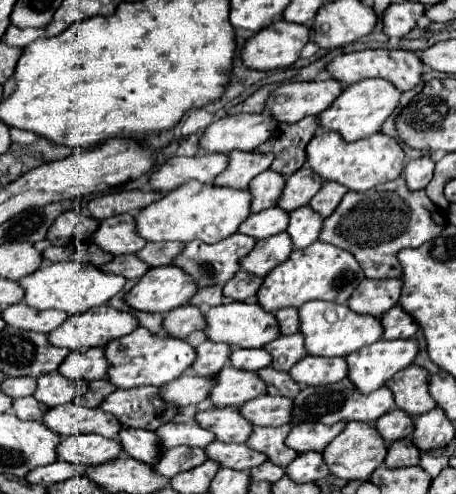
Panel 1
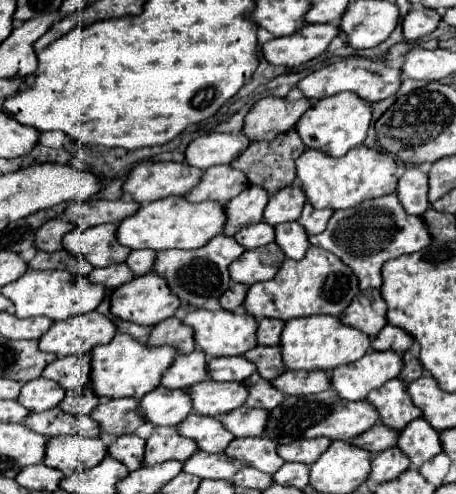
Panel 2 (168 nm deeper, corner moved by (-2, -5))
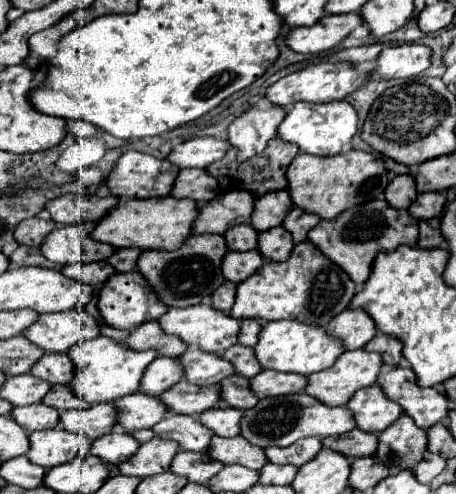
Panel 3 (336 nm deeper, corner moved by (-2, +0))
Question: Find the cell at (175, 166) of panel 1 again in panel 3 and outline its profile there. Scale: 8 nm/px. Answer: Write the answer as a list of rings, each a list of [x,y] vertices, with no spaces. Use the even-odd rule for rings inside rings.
[[[127,151],[119,157],[113,171],[107,175],[105,185],[113,197],[119,199],[151,199],[151,197],[167,197],[175,185],[179,167],[175,167],[167,159],[157,159],[147,153]]]

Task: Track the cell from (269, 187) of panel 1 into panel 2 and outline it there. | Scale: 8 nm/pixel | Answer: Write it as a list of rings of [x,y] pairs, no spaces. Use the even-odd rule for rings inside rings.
[[[247,186],[239,196],[225,204],[227,220],[223,224],[225,236],[233,236],[239,228],[251,226],[263,220],[263,210],[267,206],[269,194],[259,186]]]

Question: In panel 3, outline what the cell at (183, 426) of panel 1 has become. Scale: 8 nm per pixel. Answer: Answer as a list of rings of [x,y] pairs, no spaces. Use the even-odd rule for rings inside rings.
[[[157,439],[143,443],[139,451],[125,463],[119,465],[119,471],[123,475],[133,477],[151,477],[157,473],[163,473],[169,469],[173,455],[179,453],[179,443],[173,443],[171,439]]]

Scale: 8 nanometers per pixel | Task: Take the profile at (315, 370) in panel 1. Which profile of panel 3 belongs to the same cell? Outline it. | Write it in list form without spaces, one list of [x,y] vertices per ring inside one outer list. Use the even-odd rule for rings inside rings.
[[[261,371],[251,379],[251,389],[257,395],[291,395],[307,387],[307,377],[281,371]]]

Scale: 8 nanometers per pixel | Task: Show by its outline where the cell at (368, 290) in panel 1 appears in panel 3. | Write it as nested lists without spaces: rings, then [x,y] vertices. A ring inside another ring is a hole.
[[[347,309],[331,319],[327,333],[343,339],[345,349],[361,349],[371,337],[375,337],[377,327],[365,309]]]

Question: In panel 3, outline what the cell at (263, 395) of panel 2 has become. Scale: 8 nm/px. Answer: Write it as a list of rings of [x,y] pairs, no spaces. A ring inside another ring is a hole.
[[[231,375],[223,379],[223,401],[235,409],[251,409],[259,401],[259,397],[251,391],[249,379],[241,375]]]

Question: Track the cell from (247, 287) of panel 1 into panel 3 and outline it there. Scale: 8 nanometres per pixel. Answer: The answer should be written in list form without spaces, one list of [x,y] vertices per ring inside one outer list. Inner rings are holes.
[[[225,281],[223,287],[219,287],[215,293],[213,293],[213,305],[221,311],[231,311],[233,303],[235,303],[235,283],[231,281]]]

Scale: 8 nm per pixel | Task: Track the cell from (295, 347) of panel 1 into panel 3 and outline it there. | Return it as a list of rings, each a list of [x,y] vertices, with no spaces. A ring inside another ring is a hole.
[[[245,345],[229,347],[229,351],[223,353],[223,359],[231,359],[231,363],[235,363],[235,373],[243,377],[255,377],[259,371],[263,371],[261,363],[255,357],[253,347],[245,347]]]

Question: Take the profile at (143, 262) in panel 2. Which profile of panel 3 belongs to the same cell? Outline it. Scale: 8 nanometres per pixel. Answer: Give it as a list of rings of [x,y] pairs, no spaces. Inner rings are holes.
[[[127,249],[127,251],[115,251],[115,255],[111,255],[111,259],[107,259],[117,271],[125,273],[125,271],[133,271],[135,263],[141,255],[141,249]]]

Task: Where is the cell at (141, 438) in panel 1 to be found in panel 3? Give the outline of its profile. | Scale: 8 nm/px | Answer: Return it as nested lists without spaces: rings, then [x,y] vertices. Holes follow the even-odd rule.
[[[107,433],[101,439],[95,439],[89,455],[97,455],[111,465],[119,465],[139,449],[139,441],[131,433]]]

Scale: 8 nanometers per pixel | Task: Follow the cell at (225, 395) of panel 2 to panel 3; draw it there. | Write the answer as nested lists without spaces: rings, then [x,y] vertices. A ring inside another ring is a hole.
[[[179,381],[161,397],[171,413],[193,415],[193,413],[203,413],[207,409],[213,409],[217,403],[221,403],[221,387],[219,385],[195,387],[193,383]]]

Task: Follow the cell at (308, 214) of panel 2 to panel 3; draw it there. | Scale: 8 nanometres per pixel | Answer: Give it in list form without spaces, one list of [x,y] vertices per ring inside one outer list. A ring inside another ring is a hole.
[[[295,207],[295,209],[291,209],[291,213],[287,215],[287,219],[285,219],[283,223],[285,223],[287,231],[291,231],[295,243],[301,243],[303,239],[307,239],[307,233],[309,233],[319,221],[321,221],[319,215],[307,213],[307,211]]]

